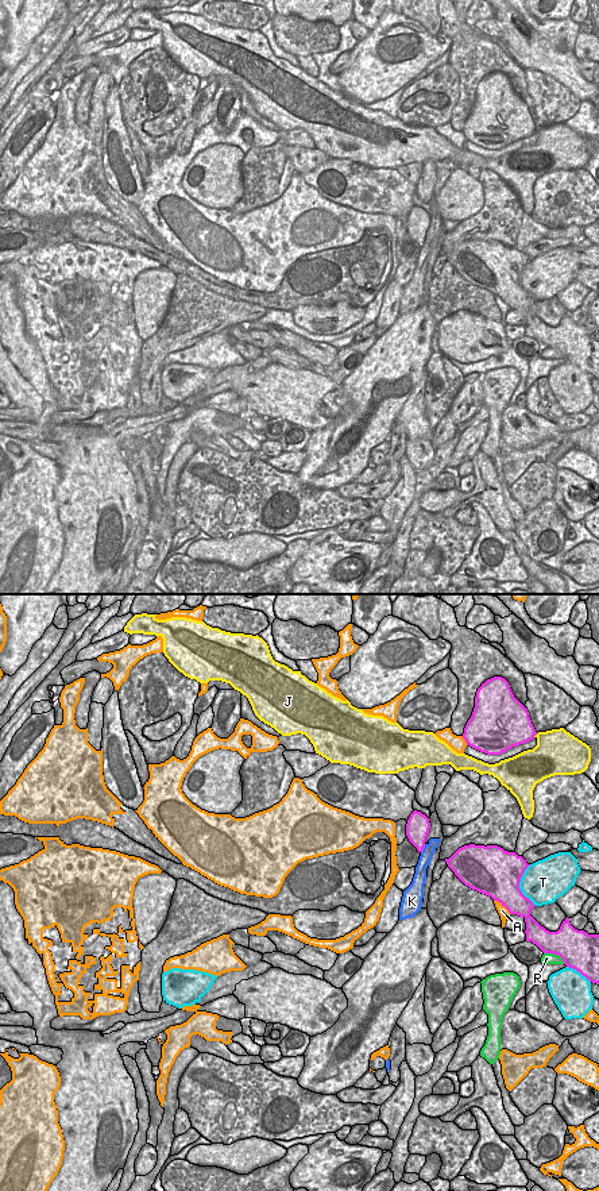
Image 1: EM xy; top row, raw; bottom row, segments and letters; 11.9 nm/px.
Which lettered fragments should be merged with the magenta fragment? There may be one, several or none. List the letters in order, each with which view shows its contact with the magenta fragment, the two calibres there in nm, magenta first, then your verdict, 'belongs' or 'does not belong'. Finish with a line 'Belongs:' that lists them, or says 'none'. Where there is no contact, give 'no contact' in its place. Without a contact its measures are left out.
A: xy | 400/120 nm | does not belong
J: xy | 400/380 nm | does not belong
K: xy | 280/140 nm | does not belong
R: xy | 400/130 nm | does not belong
T: xy | 480/440 nm | does not belong
Belongs: none

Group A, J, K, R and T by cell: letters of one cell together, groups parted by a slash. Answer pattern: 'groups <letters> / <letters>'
groups A / J / K / R / T

